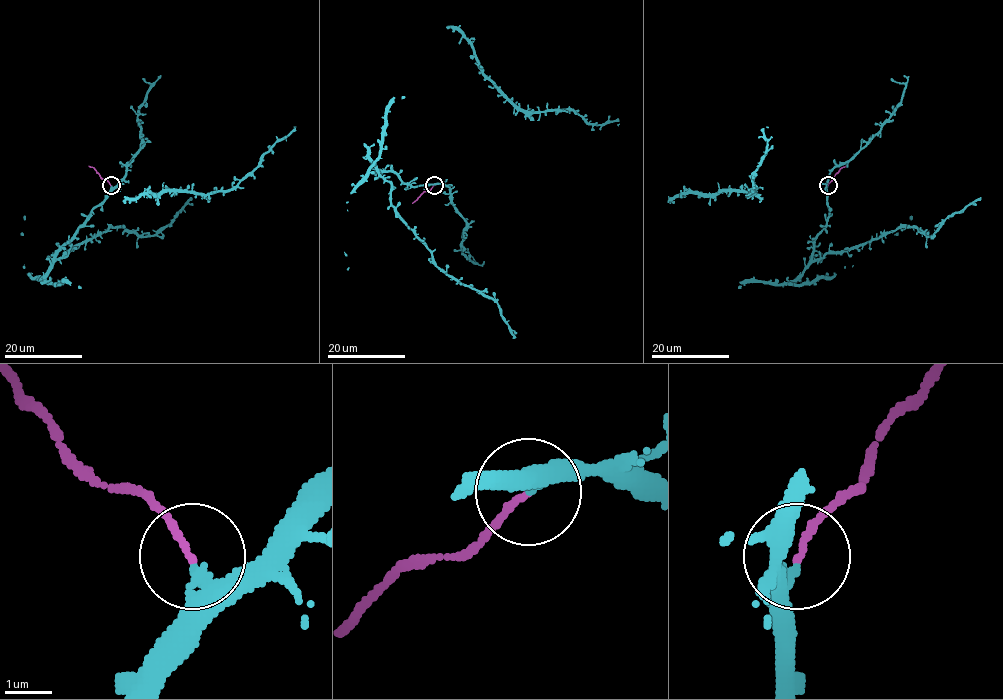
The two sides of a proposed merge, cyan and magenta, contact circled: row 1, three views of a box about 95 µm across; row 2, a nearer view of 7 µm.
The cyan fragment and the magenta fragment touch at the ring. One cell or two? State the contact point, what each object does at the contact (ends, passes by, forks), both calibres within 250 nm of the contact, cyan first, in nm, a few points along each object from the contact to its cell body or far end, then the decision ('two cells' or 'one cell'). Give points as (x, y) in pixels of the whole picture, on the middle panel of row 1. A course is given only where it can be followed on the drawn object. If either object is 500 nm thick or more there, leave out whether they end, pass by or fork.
place (434, 185); cyan ends; magenta ends; calibres 320 and 140 nm; course cyan (434, 185), (409, 185), (393, 172), (379, 173), (390, 183), (394, 212), (433, 261), (488, 295), (515, 338); course magenta (434, 185), (412, 203); two cells

